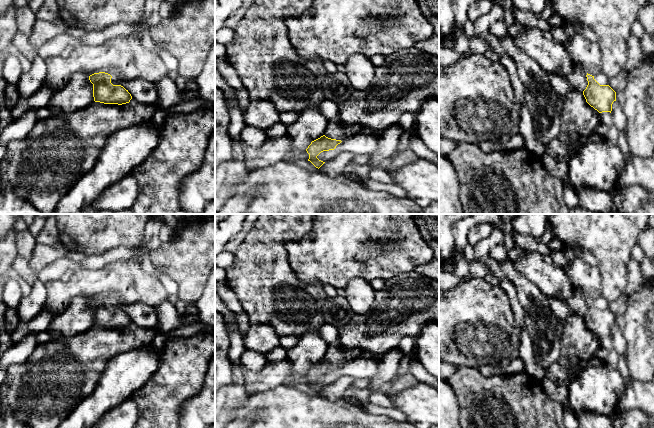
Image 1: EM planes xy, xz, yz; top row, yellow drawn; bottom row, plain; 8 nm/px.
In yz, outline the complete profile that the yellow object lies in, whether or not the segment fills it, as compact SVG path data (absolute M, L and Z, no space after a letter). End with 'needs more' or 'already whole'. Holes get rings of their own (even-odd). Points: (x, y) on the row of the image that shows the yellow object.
M574 64L573 72L564 78L573 89L582 92L586 102L599 113L611 113L616 92L609 85L600 85L580 64Z; needs more

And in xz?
M338 117L329 121L324 135L312 141L306 149L309 154L308 161L319 169L325 163L317 158L321 152L334 150L344 139L355 136L364 130L365 128L361 125L343 124Z; needs more

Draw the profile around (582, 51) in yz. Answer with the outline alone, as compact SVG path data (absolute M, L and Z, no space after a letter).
M578 31L564 44L574 64L580 64L584 70L595 76L601 72L602 52L597 42L591 42Z

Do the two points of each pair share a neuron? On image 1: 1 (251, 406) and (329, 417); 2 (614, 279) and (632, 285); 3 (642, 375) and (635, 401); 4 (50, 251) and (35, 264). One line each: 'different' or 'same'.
1: same
2: different
3: different
4: same

